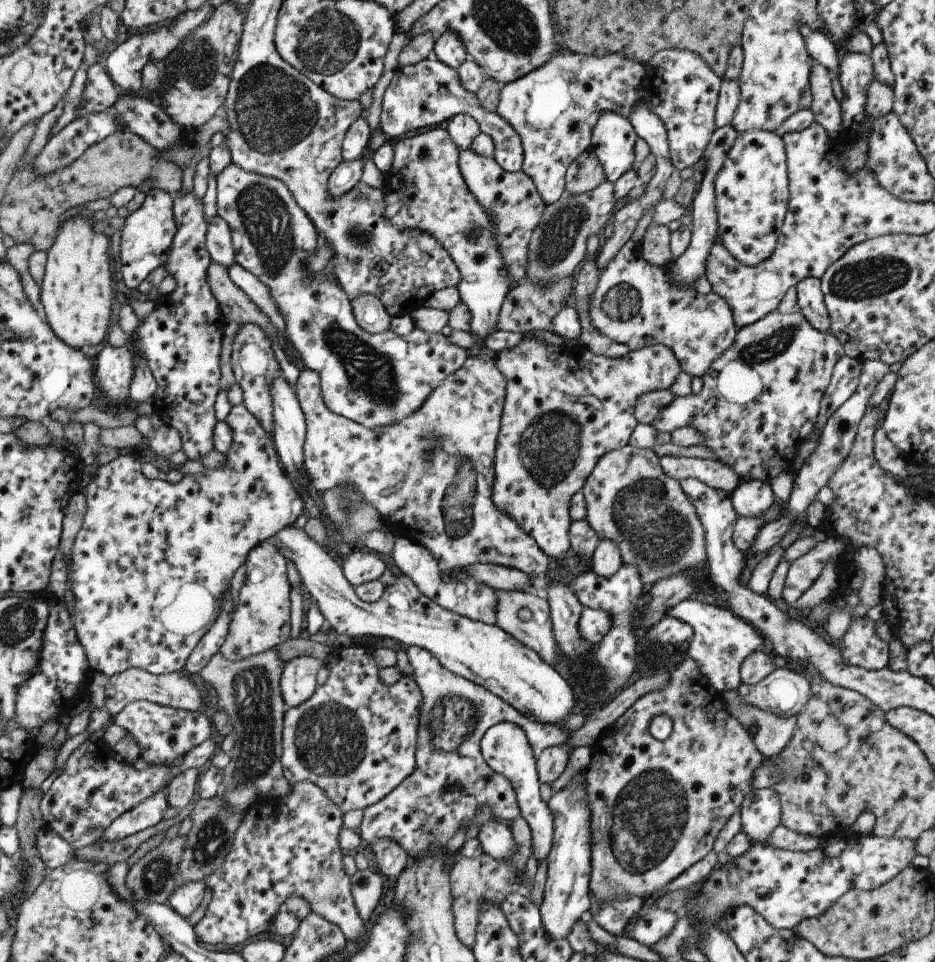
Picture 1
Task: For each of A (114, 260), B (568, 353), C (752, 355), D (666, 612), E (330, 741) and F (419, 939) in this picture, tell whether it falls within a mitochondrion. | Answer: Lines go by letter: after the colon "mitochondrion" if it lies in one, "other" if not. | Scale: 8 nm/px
A: other
B: other
C: mitochondrion
D: other
E: mitochondrion
F: mitochondrion

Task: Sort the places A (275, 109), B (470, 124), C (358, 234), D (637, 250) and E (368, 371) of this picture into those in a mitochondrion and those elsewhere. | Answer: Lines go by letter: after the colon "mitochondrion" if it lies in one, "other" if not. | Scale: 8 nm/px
A: mitochondrion
B: other
C: mitochondrion
D: other
E: mitochondrion

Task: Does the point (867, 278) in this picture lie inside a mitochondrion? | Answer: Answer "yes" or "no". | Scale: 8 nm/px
yes

